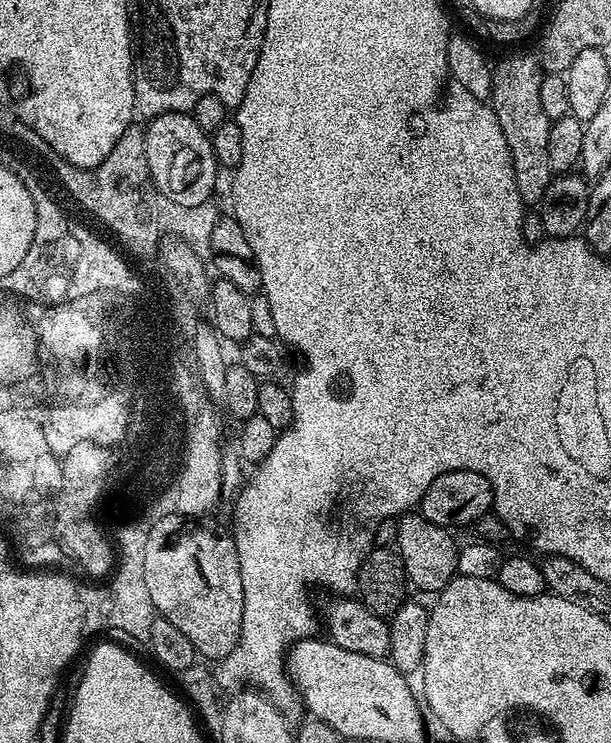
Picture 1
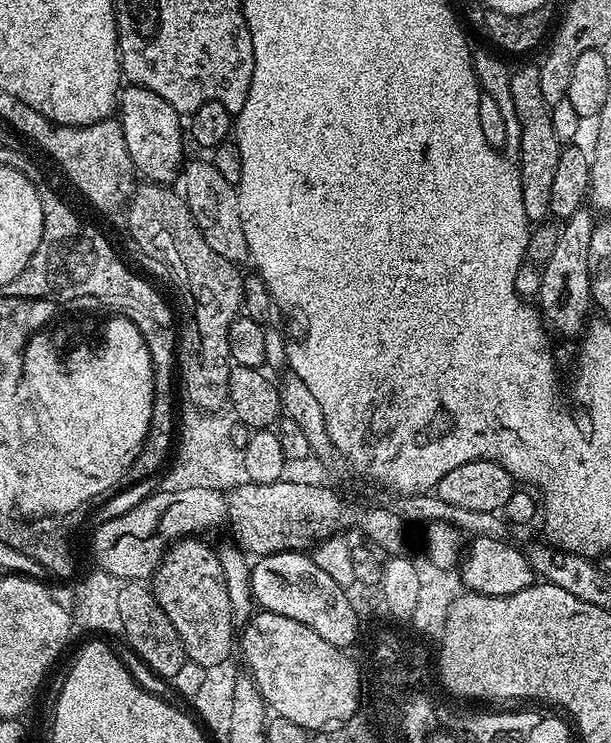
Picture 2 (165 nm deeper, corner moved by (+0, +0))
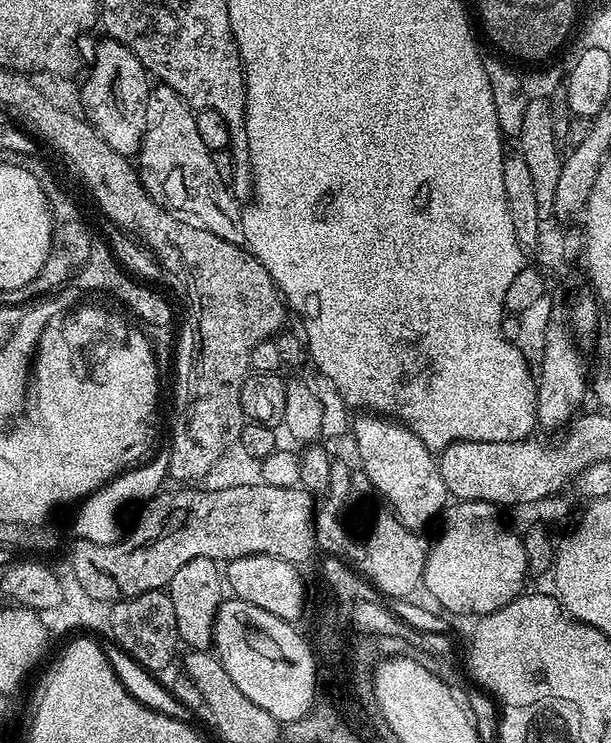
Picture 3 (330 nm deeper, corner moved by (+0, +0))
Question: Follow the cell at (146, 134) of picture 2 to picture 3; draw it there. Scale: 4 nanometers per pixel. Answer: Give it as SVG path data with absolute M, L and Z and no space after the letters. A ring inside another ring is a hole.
M104 38L104 41L97 46L96 57L92 60L92 69L89 70L88 77L85 78L84 85L80 88L80 100L84 103L85 110L88 111L88 116L86 116L87 123L91 124L97 135L104 139L106 146L111 146L113 149L120 149L121 151L133 152L144 141L144 131L148 129L150 123L150 112L148 116L148 83L150 83L148 71L142 66L142 62L138 62L138 58L121 40Z

